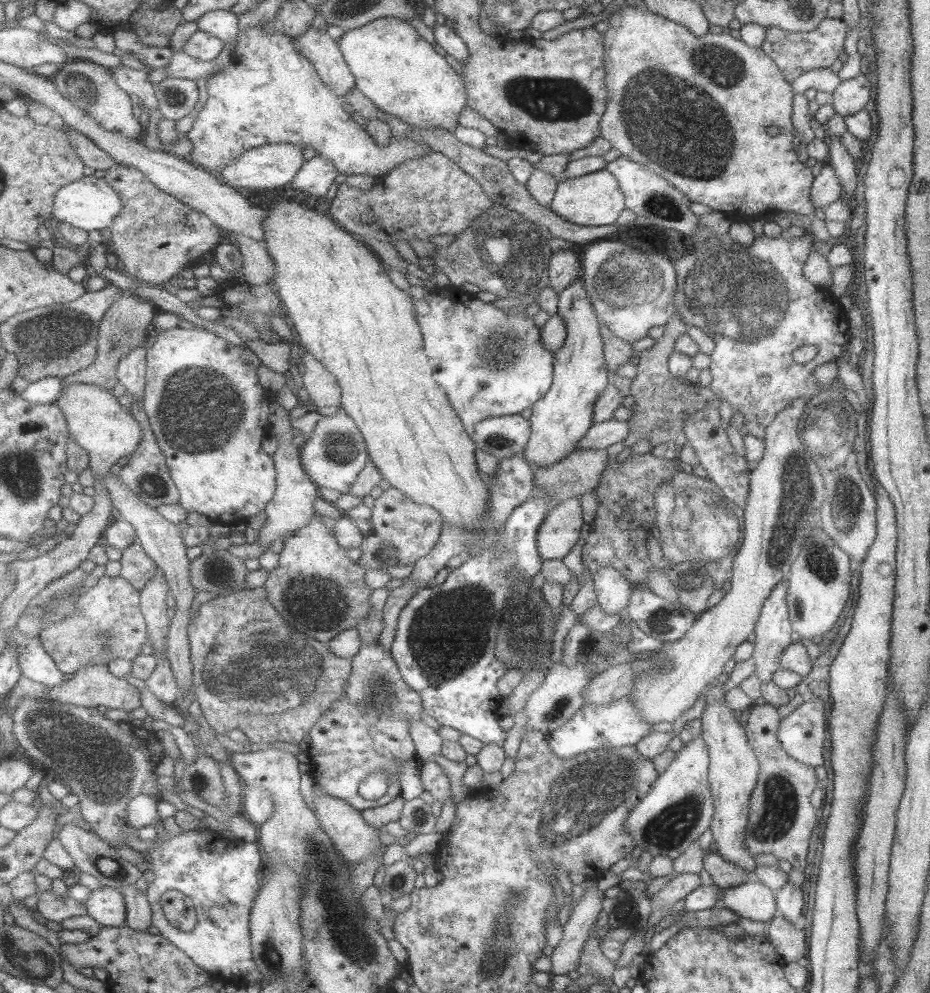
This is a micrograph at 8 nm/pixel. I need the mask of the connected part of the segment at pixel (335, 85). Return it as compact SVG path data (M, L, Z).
M311 27L305 34L292 37L295 48L317 68L321 78L341 97L357 87L356 76L346 62L340 44L323 29Z

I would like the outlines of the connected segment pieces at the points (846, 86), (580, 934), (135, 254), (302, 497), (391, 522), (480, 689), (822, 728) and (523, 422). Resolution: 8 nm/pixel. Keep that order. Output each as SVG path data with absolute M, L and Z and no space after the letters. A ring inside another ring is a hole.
M863 74L841 81L832 92L832 108L834 114L842 117L855 114L863 109L863 106L871 98L871 84Z
M598 876L589 877L584 880L583 888L585 894L581 899L577 899L577 904L569 913L567 922L562 926L562 935L559 943L554 948L554 952L551 955L551 975L555 974L567 974L571 970L577 970L580 963L580 954L584 948L584 944L588 939L588 933L590 932L591 926L597 920L597 914L601 912L600 904L603 898L603 892L597 893L597 884L595 888L587 888L587 883L595 882Z
M115 164L113 168L107 170L105 175L105 180L111 184L111 186L121 195L121 198L124 202L124 209L120 212L120 216L116 218L114 223L110 226L111 233L113 234L110 238L110 247L112 252L116 255L117 258L121 260L123 266L125 267L125 272L128 276L131 276L138 284L139 283L168 283L173 277L179 277L180 271L190 266L193 260L200 260L203 254L213 250L218 245L220 238L225 234L223 228L221 228L217 223L213 222L206 214L203 214L199 210L195 210L192 206L181 202L180 199L175 198L172 194L161 190L154 182L151 182L149 178L146 177L146 174L141 172L137 168L131 166L123 166L122 164Z
M273 394L270 408L271 419L273 419L273 431L271 433L279 441L279 447L273 455L278 472L278 485L273 500L266 506L267 522L260 529L259 540L255 542L264 551L270 551L271 542L275 542L275 540L284 541L296 530L307 526L315 515L319 515L315 512L315 500L317 500L317 496L320 496L319 486L309 476L308 471L305 470L300 446L293 445L293 434L291 433L293 428L291 427L289 411L283 409L277 403L277 400L279 400L278 394Z
M391 486L382 491L371 510L374 532L380 534L387 544L391 544L398 554L398 566L415 565L437 546L446 525L445 519L433 506L415 502L402 490Z
M537 487L534 499L515 508L507 519L495 546L476 557L464 558L462 565L451 570L444 583L419 589L399 617L392 657L403 680L421 695L423 711L439 725L479 739L484 745L493 743L502 747L507 742L508 730L501 726L500 706L504 698L499 692L499 680L507 674L508 668L500 661L498 643L505 634L504 614L514 595L514 574L510 568L516 568L524 578L539 574L544 563L538 551L540 526L552 508L552 496L546 488Z
M814 696L809 702L798 704L787 716L780 719L777 740L781 744L781 749L799 763L813 768L823 766L823 741L825 733L827 734L826 718L824 704L820 698Z
M520 415L491 417L481 421L474 438L478 448L498 456L512 457L528 448L532 436L531 419Z

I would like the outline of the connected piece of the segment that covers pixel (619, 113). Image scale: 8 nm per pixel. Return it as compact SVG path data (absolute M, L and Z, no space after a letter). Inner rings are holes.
M621 5L609 17L608 27L604 39L604 83L607 87L607 102L600 118L600 136L619 152L621 156L638 162L652 170L655 174L669 181L677 190L680 190L690 202L705 204L713 211L735 214L735 216L755 216L755 214L774 214L780 212L793 212L797 216L809 218L814 215L814 208L810 203L809 189L814 177L809 167L797 160L796 153L791 147L793 130L790 121L792 113L793 91L790 82L787 82L781 70L768 58L760 47L747 46L741 39L732 38L730 35L712 30L703 36L693 36L685 28L663 16L657 16L646 10L642 5ZM775 126L780 131L777 135L770 136L765 133L765 128Z

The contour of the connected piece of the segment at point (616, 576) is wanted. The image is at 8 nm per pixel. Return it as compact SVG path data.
M602 566L592 577L597 604L605 614L625 610L633 584L610 566Z

